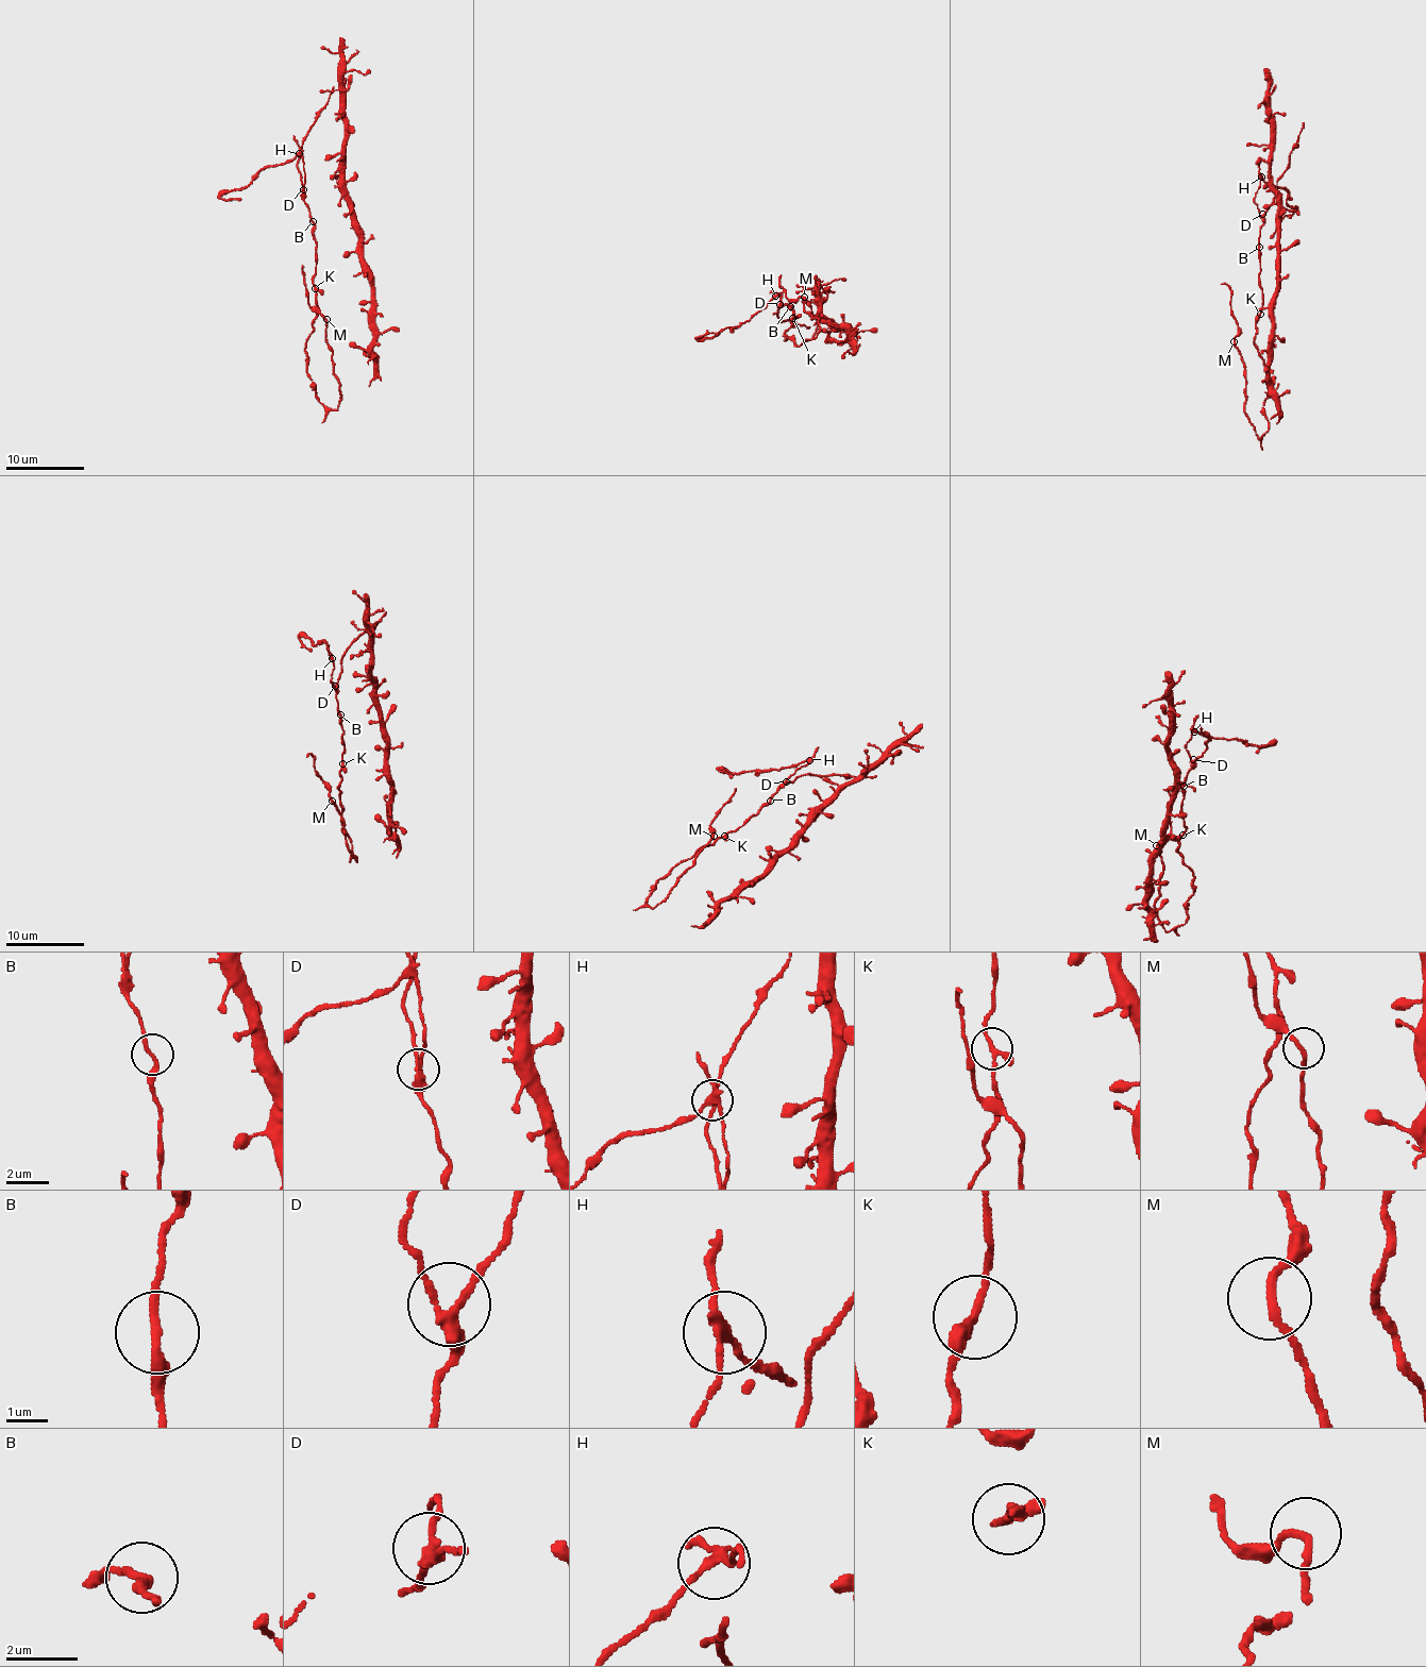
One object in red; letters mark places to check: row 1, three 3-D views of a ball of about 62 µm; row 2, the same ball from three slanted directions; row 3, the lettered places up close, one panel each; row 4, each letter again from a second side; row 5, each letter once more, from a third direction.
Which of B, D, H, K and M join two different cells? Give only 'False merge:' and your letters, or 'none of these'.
False merge: H

